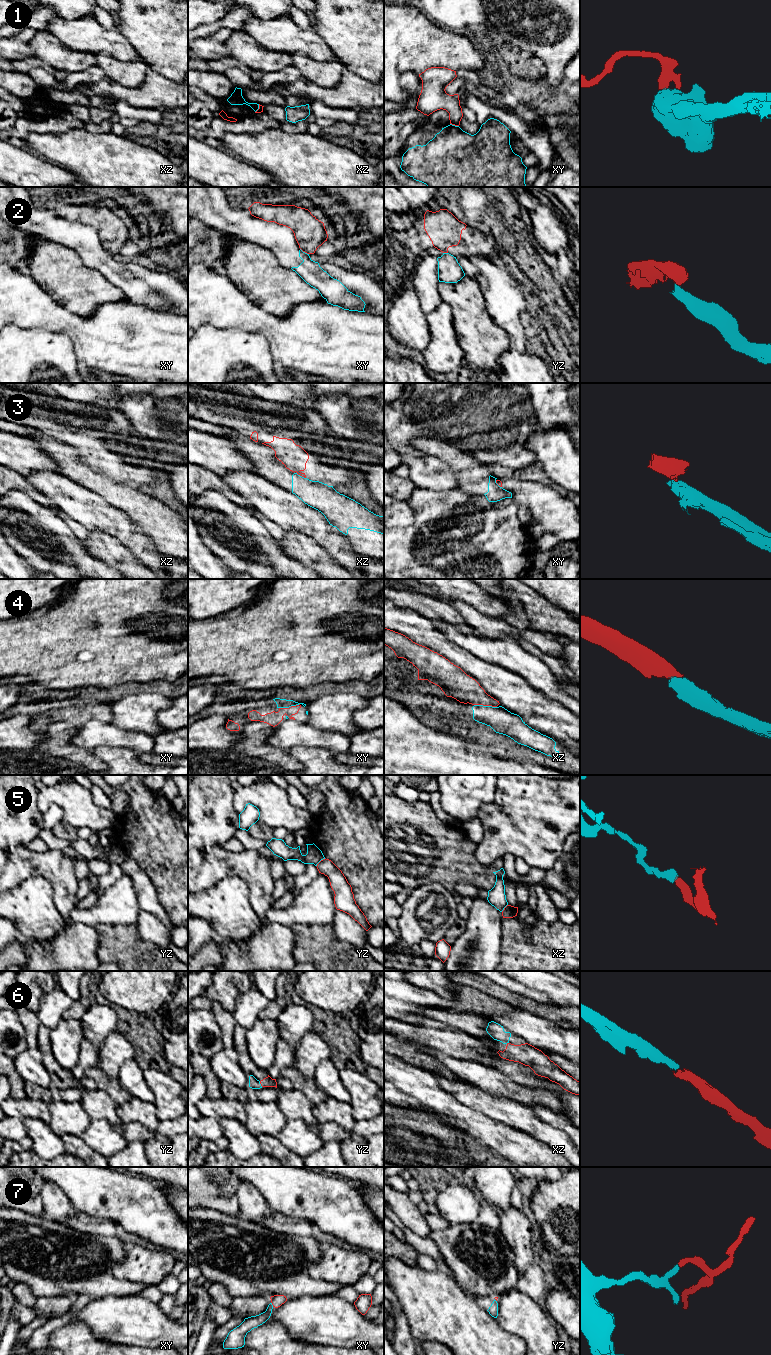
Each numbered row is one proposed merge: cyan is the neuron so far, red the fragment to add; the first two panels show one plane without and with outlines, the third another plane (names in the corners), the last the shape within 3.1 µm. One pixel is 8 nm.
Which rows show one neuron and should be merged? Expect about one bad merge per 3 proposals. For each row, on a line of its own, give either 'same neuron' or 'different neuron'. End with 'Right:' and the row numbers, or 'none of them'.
1: different neuron
2: different neuron
3: different neuron
4: same neuron
5: different neuron
6: same neuron
7: same neuron
Right: 4, 6, 7

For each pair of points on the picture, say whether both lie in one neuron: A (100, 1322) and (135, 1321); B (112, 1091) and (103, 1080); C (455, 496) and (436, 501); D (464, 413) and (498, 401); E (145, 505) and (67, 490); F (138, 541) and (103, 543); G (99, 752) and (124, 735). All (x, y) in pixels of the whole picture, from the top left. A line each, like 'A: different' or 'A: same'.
A: same
B: same
C: same
D: same
E: different
F: different
G: different

